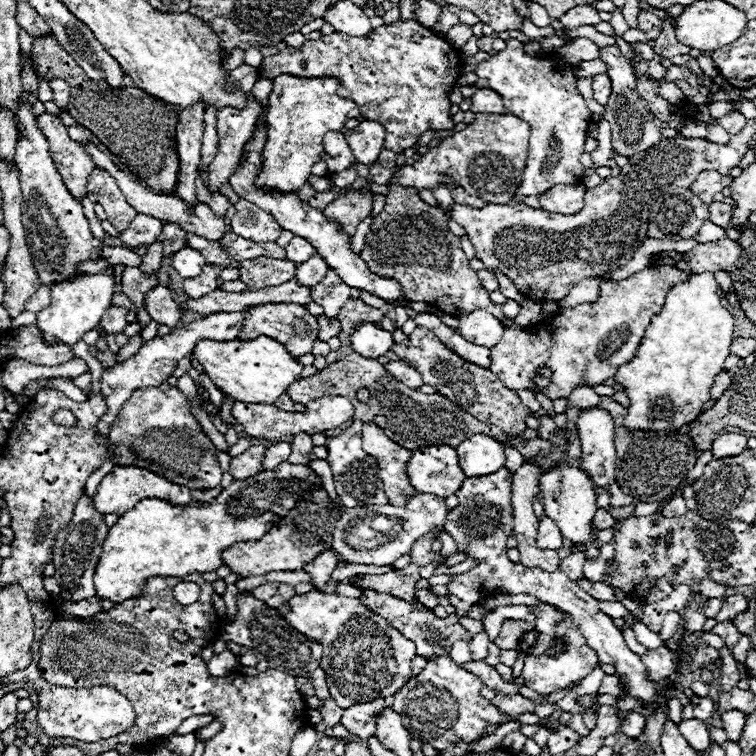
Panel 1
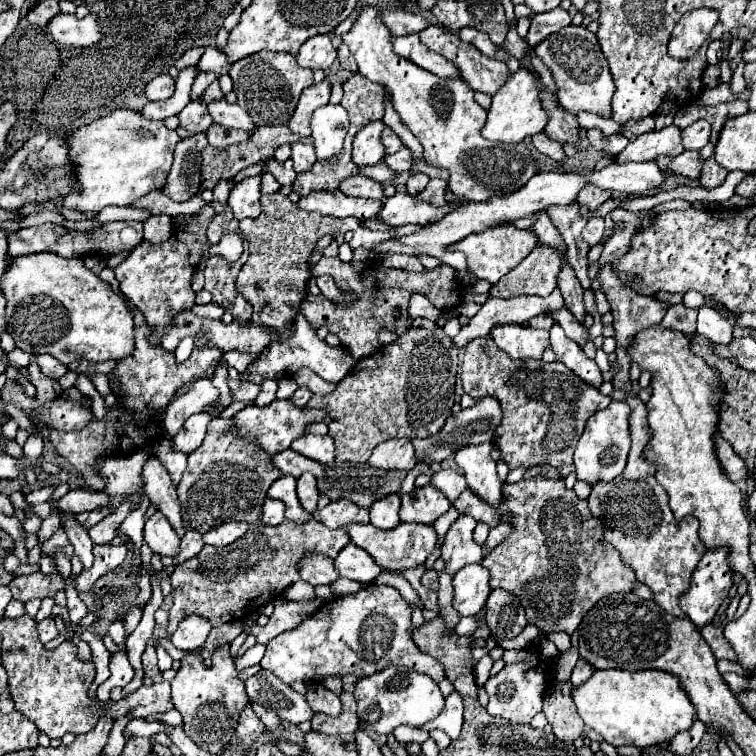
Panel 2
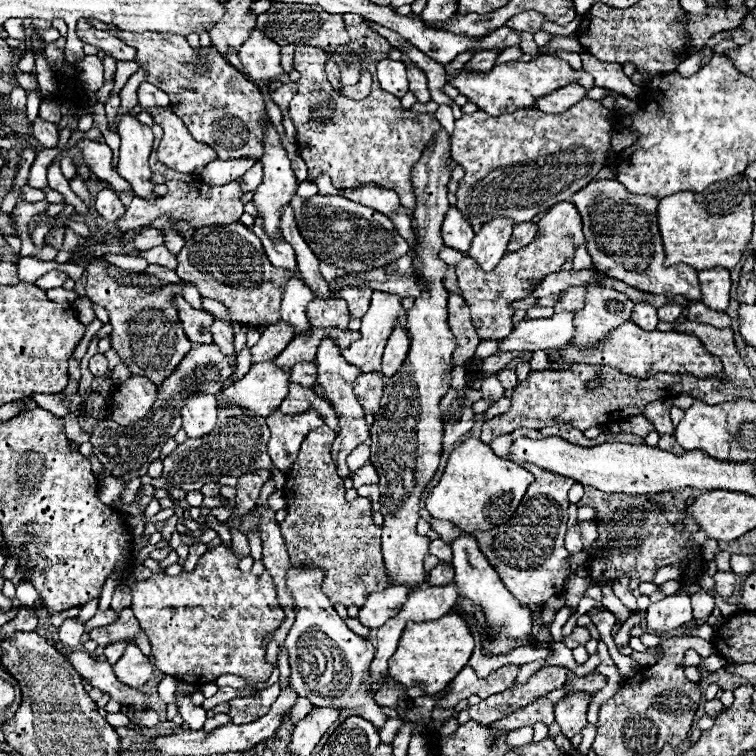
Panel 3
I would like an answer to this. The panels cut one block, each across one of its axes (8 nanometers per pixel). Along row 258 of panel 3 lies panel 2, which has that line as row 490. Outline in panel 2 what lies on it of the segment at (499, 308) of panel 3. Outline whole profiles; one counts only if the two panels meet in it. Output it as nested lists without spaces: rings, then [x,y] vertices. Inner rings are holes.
[[[530,478],[530,480],[520,480],[514,484],[502,484],[504,490],[504,502],[494,508],[488,506],[486,502],[480,502],[472,490],[460,492],[460,496],[454,502],[454,508],[460,514],[470,514],[476,522],[484,522],[490,528],[498,526],[498,520],[504,514],[510,514],[510,526],[514,528],[508,538],[504,538],[492,552],[482,560],[482,566],[490,570],[490,586],[492,588],[504,588],[512,590],[514,594],[520,596],[522,606],[526,610],[528,622],[536,624],[544,634],[548,632],[558,632],[564,630],[572,634],[586,612],[602,598],[622,592],[628,594],[636,586],[636,574],[630,566],[624,566],[620,552],[616,552],[614,546],[608,546],[604,542],[604,524],[600,524],[598,518],[592,516],[588,502],[578,500],[572,490],[566,490],[564,478],[558,480],[548,480],[548,478]]]

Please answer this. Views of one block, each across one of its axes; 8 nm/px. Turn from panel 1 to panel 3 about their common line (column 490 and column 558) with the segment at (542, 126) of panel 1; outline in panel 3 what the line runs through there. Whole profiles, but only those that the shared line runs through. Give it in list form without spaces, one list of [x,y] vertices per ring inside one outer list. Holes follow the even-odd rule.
[[[540,54],[536,60],[532,62],[504,62],[494,66],[490,72],[480,74],[480,72],[468,72],[468,70],[460,70],[456,76],[446,74],[446,80],[450,86],[458,88],[460,94],[464,94],[472,104],[476,104],[480,110],[492,114],[492,116],[500,116],[500,114],[508,114],[508,112],[516,112],[522,108],[532,108],[534,102],[540,96],[546,96],[550,92],[554,92],[556,88],[564,88],[572,82],[584,86],[586,90],[590,90],[594,86],[594,78],[592,74],[584,72],[584,70],[574,70],[570,68],[570,64],[566,60],[560,60],[554,54]]]

